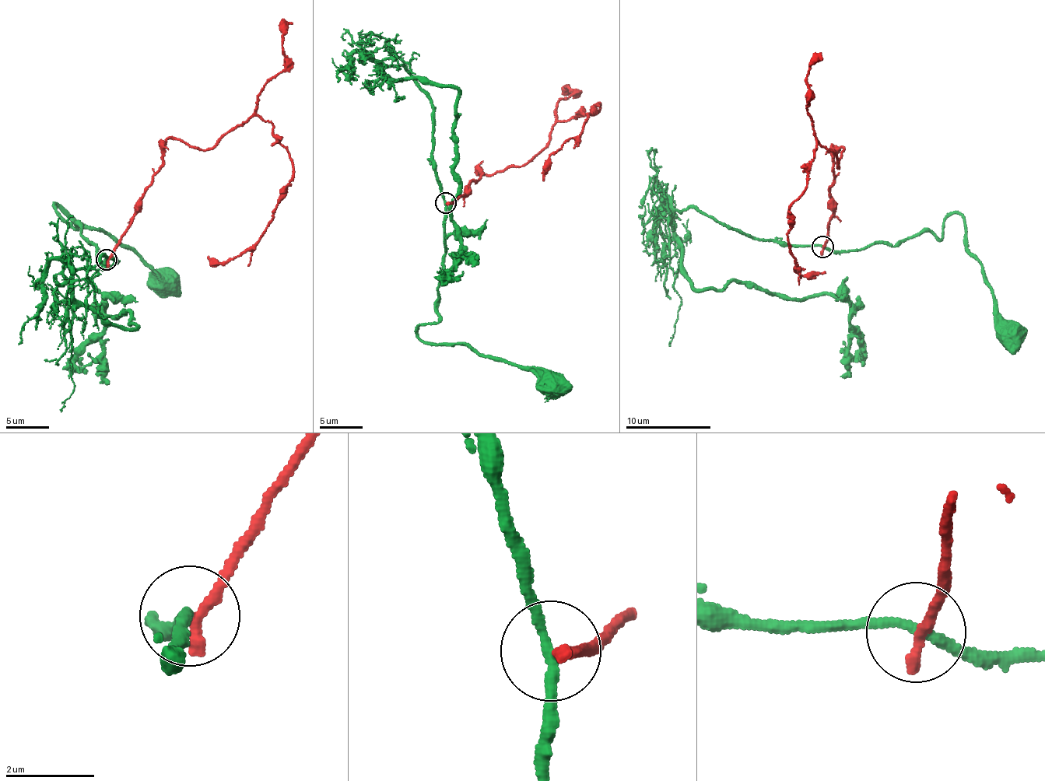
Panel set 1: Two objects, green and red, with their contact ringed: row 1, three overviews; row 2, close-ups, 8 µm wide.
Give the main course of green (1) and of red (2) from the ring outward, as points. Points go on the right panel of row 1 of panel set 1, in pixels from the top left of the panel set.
1: (823, 246), (898, 246), (931, 230), (941, 238), (948, 216), (956, 214), (1014, 337)
2: (823, 246), (834, 154), (844, 150), (839, 168), (818, 141), (790, 209), (788, 248), (802, 274), (825, 271)

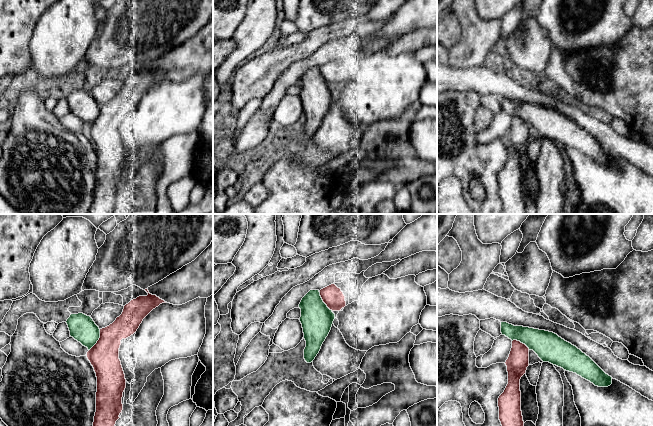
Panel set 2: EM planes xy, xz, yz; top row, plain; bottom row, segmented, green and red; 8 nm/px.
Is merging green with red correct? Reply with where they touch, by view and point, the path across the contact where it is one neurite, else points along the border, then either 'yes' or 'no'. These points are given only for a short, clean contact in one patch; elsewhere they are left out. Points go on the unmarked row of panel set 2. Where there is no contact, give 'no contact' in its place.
contact xy (98, 115); border xy (100, 105), (99, 115), (89, 126); no

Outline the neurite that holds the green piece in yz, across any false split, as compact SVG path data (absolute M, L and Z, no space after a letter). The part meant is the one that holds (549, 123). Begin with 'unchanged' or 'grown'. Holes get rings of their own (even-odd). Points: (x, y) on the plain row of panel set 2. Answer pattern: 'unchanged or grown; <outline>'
unchanged; M501 98L501 109L520 117L533 126L543 138L576 149L598 163L608 163L612 153L606 150L589 132L557 110Z

